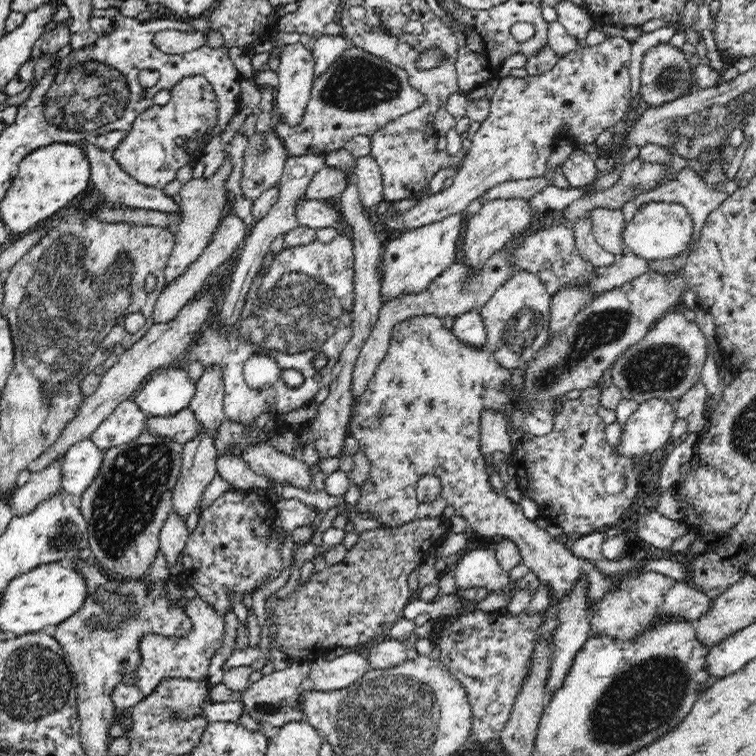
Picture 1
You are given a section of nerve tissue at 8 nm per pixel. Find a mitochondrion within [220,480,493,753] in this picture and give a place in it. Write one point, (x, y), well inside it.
(267, 708)

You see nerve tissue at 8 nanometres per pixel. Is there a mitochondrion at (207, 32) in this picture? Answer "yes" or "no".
no

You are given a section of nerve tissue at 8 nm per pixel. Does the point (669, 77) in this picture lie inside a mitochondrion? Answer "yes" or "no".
yes

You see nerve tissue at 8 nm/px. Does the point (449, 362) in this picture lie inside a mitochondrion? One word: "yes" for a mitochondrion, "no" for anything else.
no

